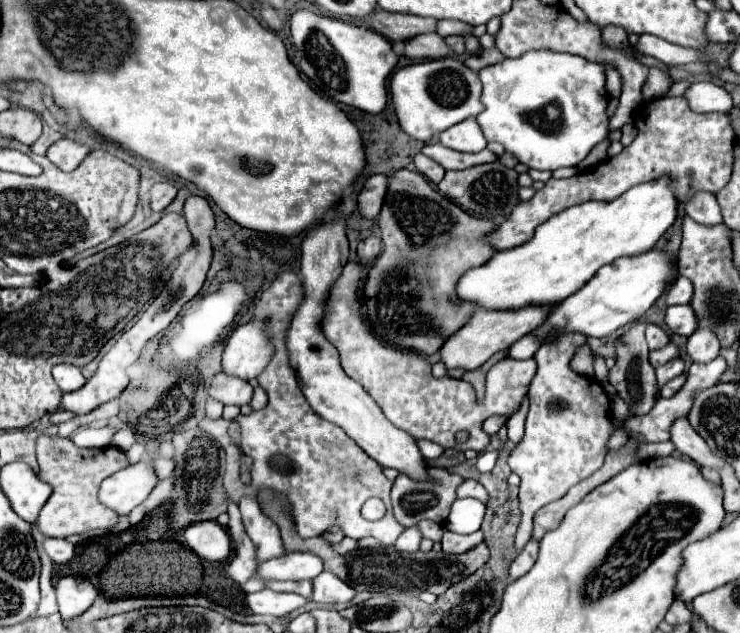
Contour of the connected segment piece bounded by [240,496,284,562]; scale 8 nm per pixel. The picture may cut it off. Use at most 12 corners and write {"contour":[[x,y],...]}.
{"contour":[[242,496],[246,532],[258,560],[284,554],[278,526],[256,496]]}

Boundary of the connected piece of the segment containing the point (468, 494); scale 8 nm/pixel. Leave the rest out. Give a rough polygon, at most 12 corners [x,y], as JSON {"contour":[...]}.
{"contour":[[464,480],[458,498],[488,504],[488,492],[476,480]]}

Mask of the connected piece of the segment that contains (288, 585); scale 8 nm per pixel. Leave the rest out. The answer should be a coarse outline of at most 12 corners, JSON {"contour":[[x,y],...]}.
{"contour":[[266,582],[270,590],[312,596],[312,582]]}

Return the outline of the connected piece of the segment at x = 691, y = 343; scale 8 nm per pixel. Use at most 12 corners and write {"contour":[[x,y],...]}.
{"contour":[[698,328],[688,338],[692,362],[714,360],[720,350],[716,334]]}

